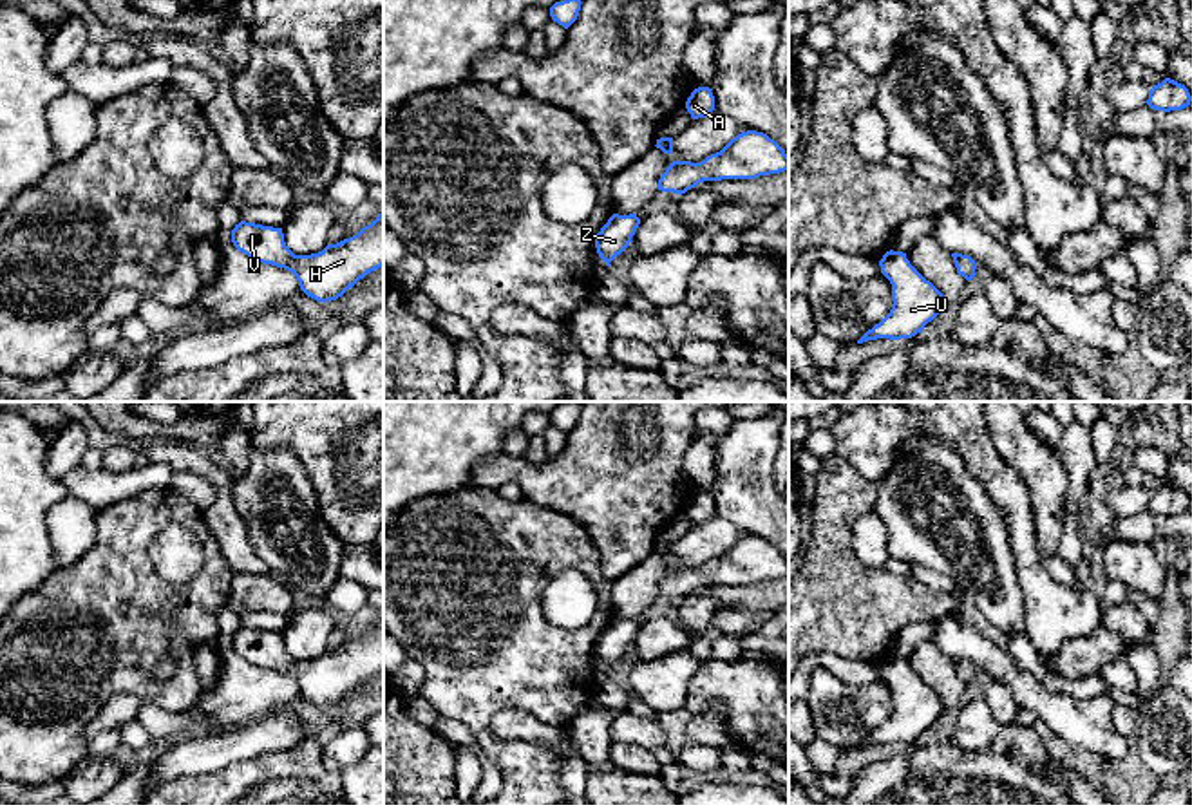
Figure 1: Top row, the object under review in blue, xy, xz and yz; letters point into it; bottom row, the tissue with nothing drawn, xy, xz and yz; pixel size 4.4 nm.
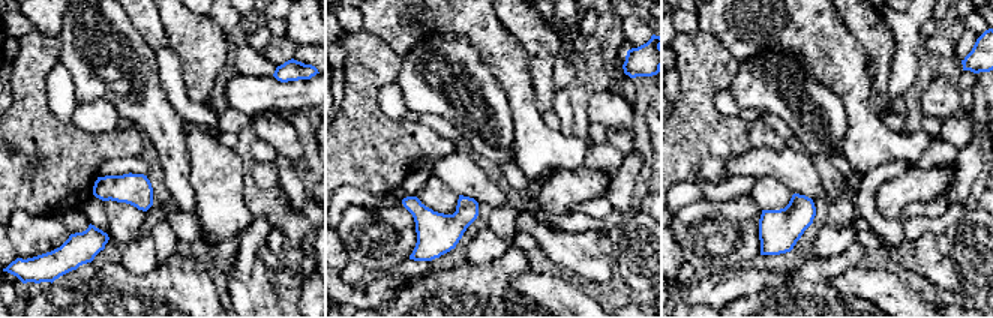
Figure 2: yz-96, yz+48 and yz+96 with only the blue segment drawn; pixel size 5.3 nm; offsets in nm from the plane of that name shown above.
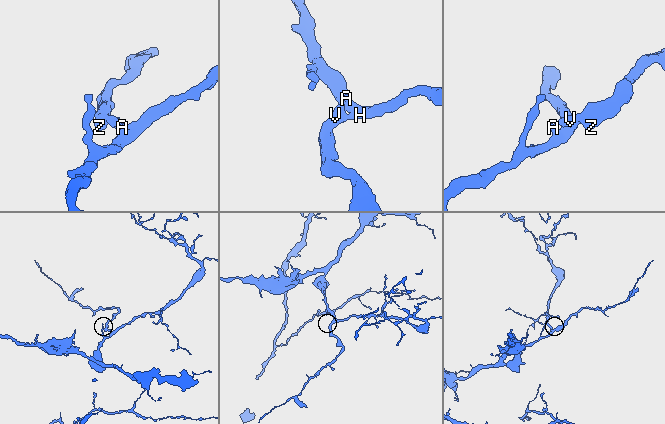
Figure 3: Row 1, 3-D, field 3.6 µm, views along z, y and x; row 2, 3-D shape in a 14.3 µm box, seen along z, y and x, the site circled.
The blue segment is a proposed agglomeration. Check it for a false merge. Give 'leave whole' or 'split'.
leave whole

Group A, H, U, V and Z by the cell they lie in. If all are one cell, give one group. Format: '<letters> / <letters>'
A H U V Z

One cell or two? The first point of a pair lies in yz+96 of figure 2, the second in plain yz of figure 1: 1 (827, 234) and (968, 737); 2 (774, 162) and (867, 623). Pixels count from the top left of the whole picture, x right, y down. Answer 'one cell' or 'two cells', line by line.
1: one cell
2: two cells

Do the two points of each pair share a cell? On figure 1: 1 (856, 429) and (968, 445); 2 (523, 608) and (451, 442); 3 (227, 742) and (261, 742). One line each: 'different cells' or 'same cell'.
1: same cell
2: different cells
3: same cell

